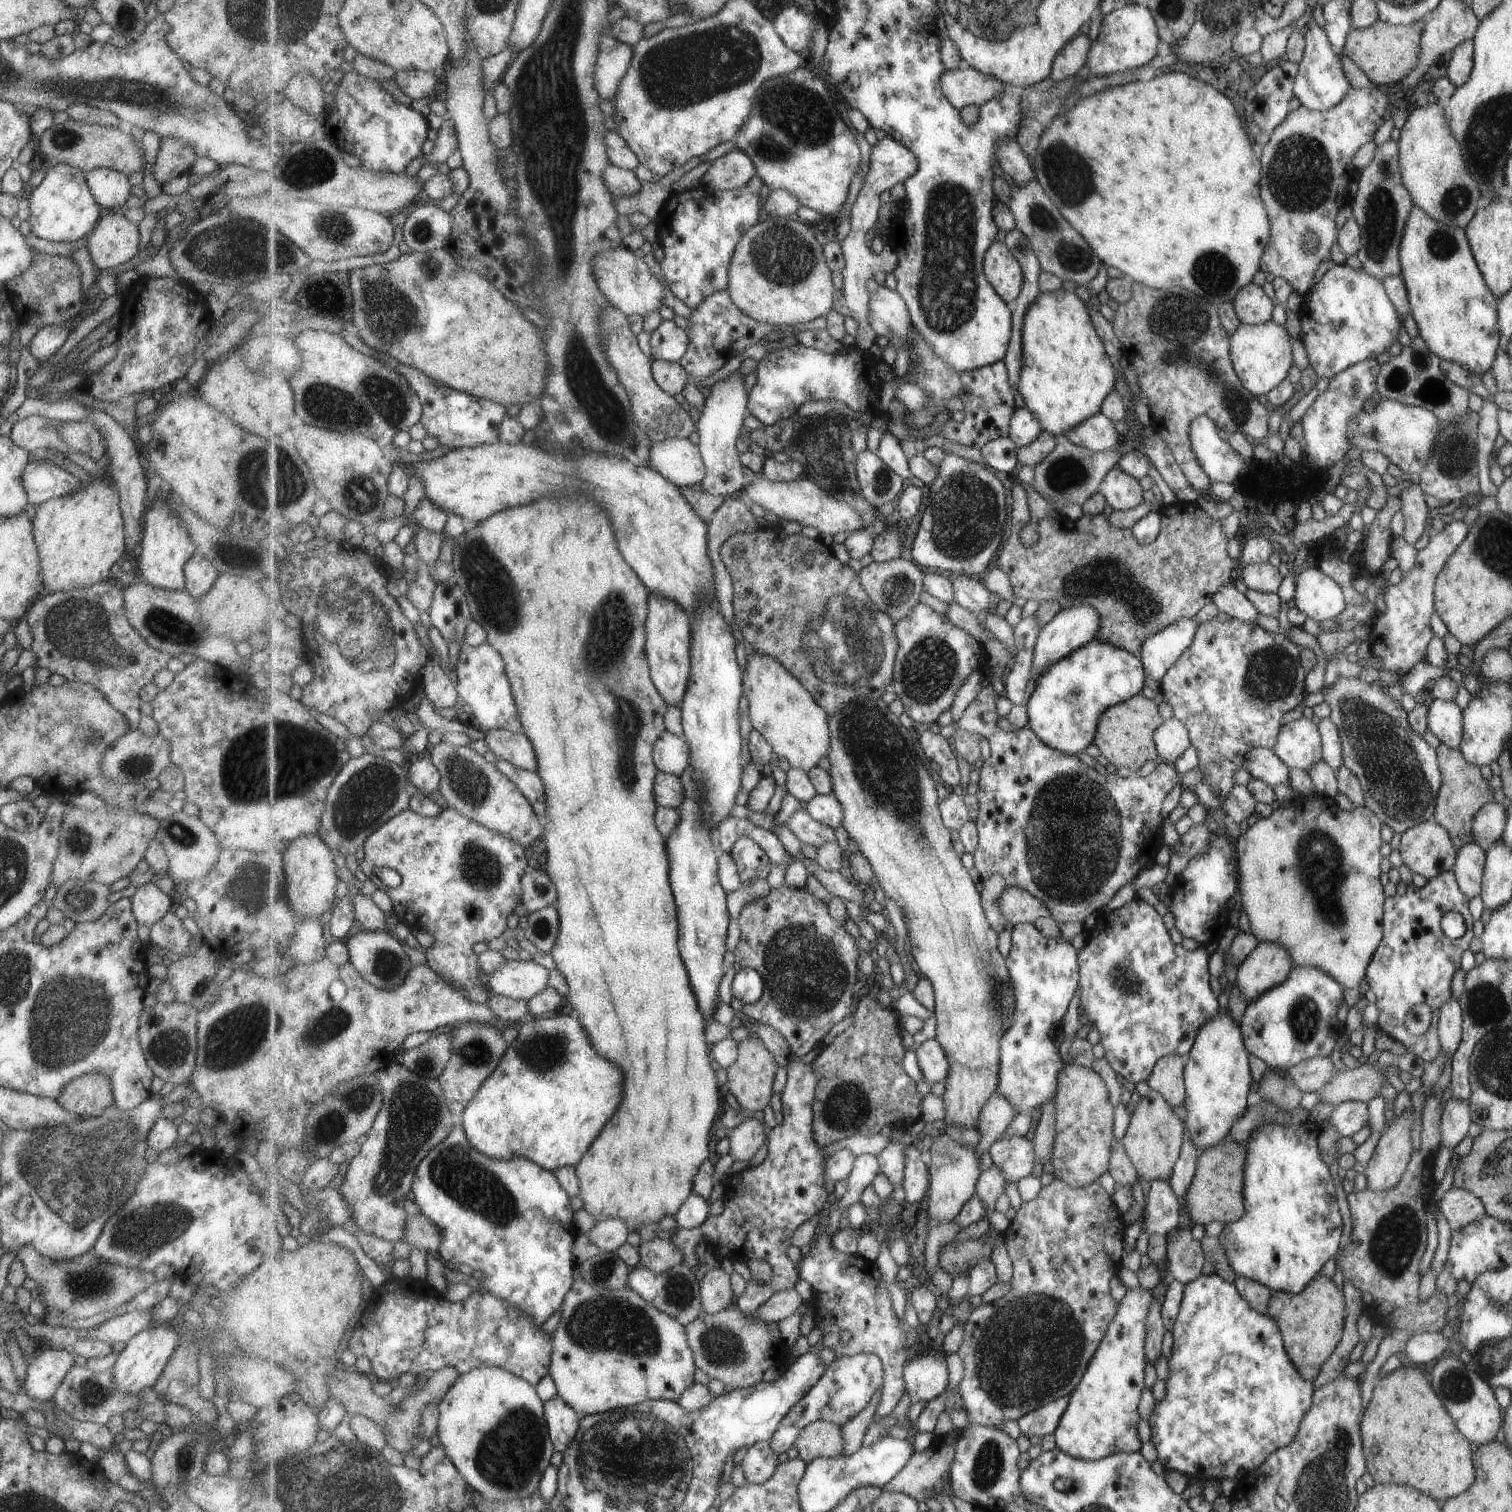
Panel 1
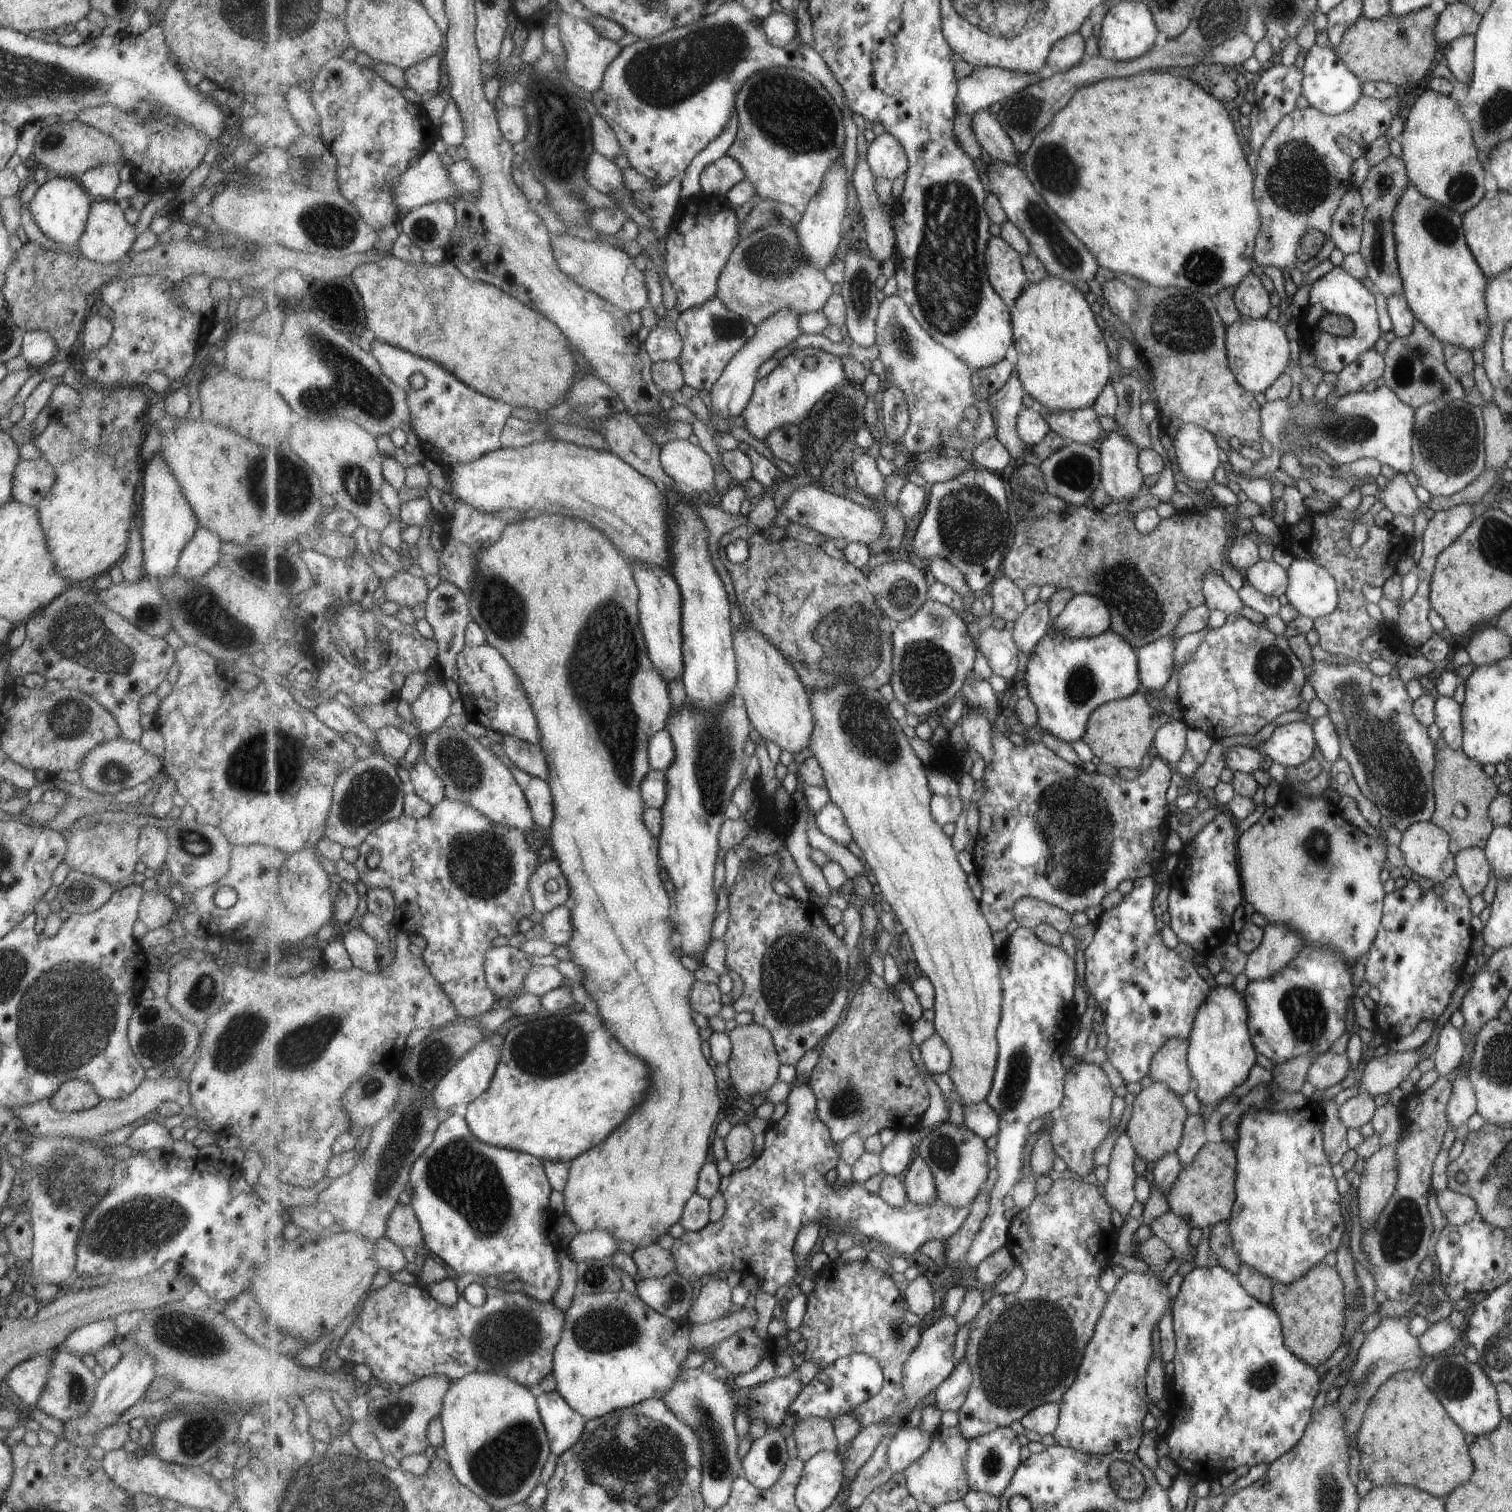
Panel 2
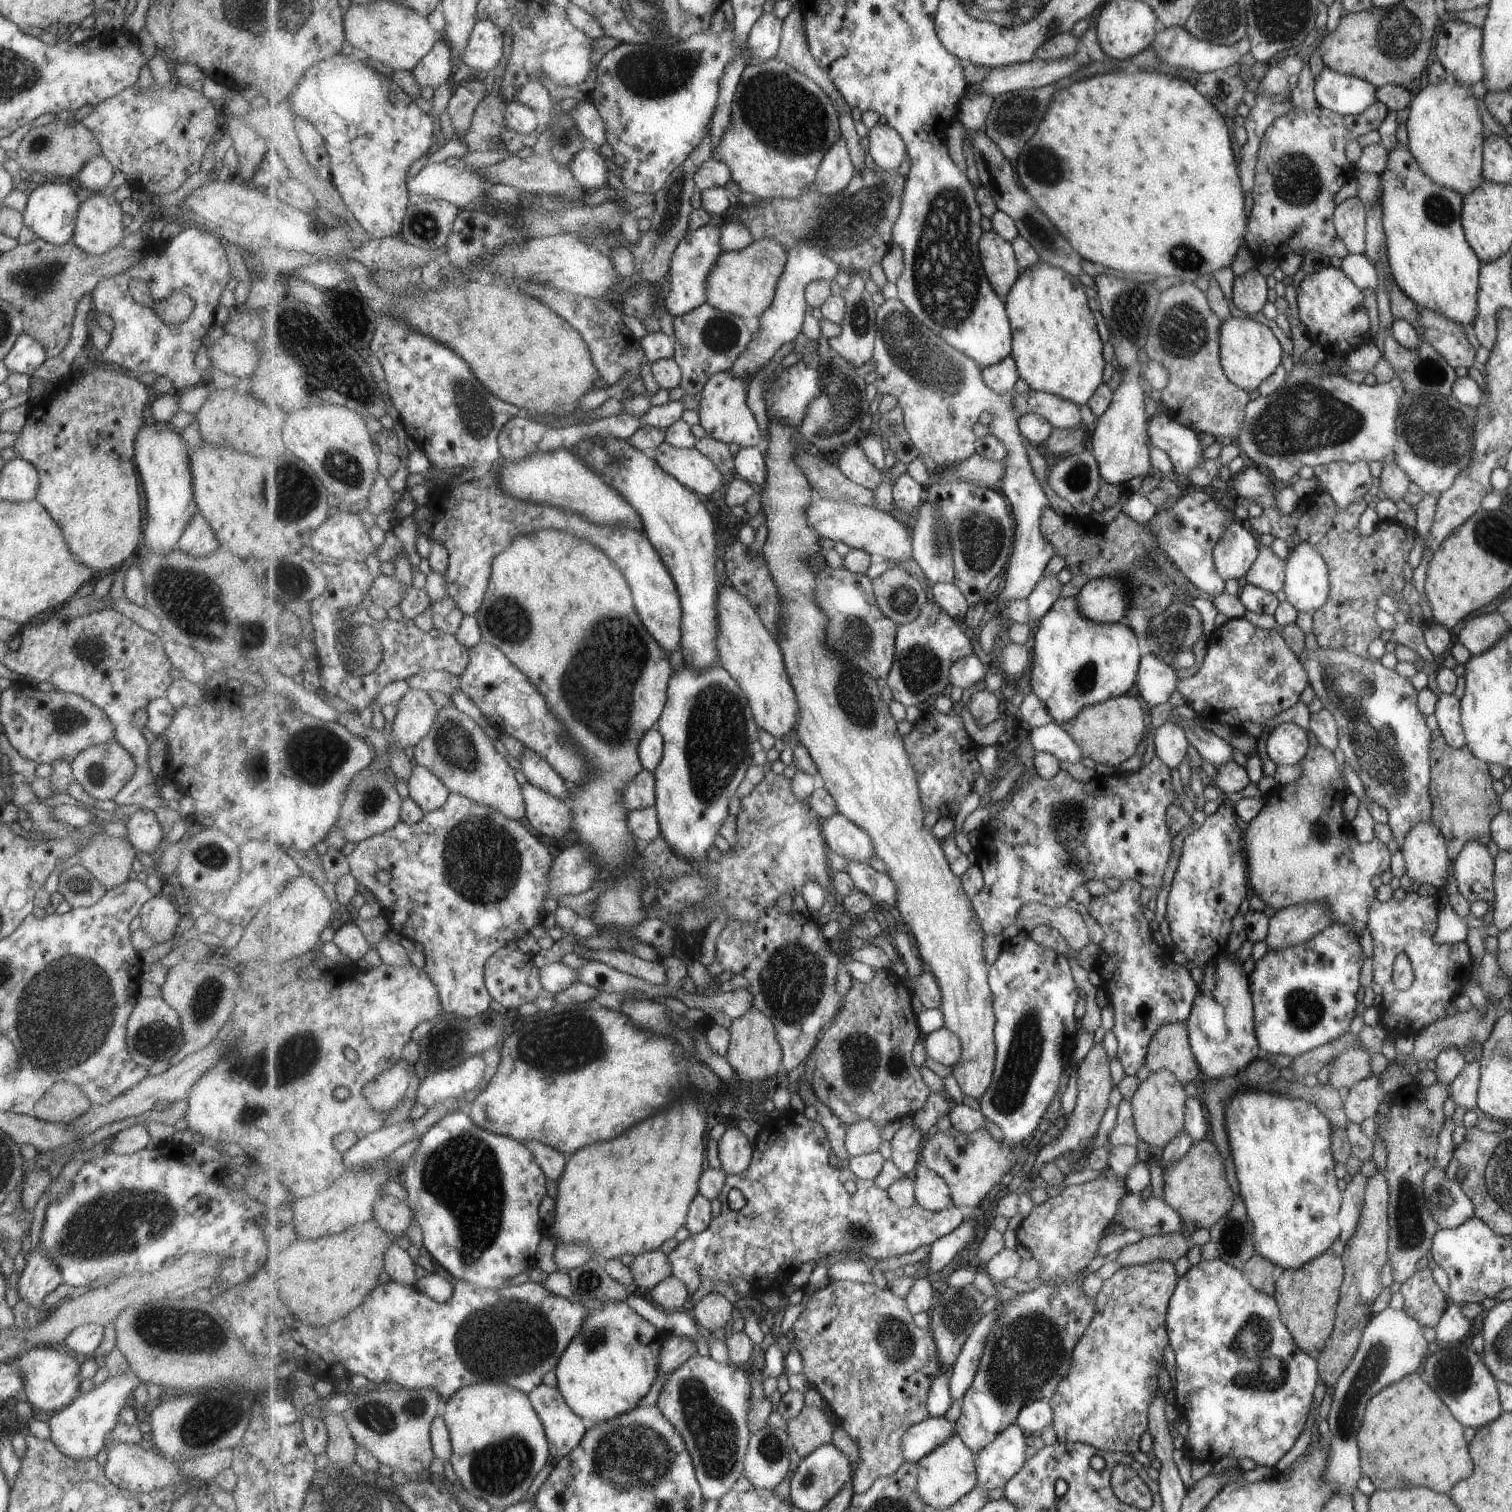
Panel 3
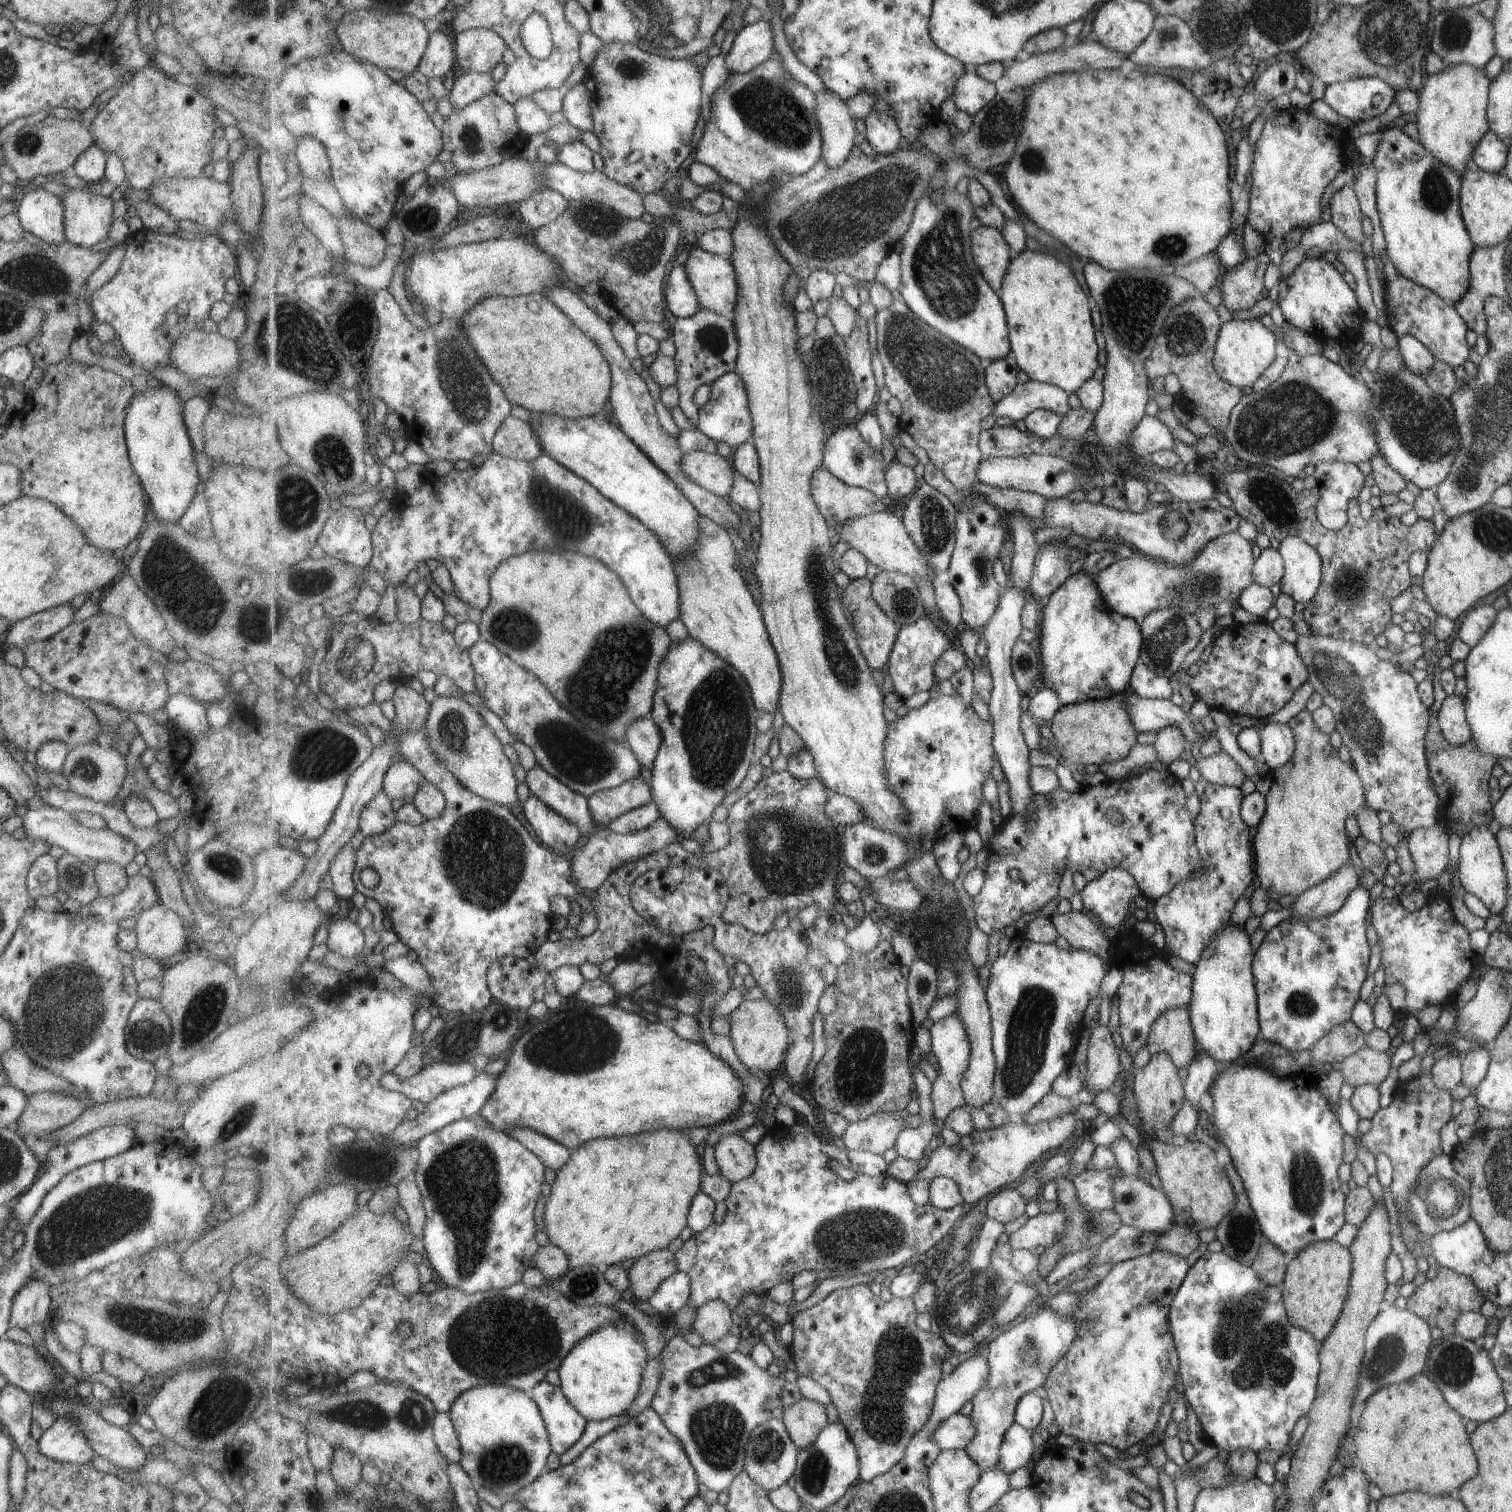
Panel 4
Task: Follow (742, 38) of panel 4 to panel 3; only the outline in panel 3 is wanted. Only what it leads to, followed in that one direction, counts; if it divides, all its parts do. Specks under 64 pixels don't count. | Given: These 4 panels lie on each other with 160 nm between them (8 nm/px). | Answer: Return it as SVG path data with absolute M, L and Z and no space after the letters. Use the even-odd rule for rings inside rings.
M762 13L761 16L756 20L751 29L748 41L746 46L750 49L750 54L752 58L756 61L753 64L764 63L766 60L775 59L778 56L780 49L780 42L782 41L784 31L784 19L779 20L777 16L774 16L773 13Z

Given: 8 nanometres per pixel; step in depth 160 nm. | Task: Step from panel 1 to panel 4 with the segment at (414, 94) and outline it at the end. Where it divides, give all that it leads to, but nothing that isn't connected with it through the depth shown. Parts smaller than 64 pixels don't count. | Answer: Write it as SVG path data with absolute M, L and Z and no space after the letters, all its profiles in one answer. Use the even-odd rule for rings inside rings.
M441 29L432 32L426 53L418 66L419 72L432 82L435 78L450 76L456 64L456 46L453 46L449 34L441 32Z

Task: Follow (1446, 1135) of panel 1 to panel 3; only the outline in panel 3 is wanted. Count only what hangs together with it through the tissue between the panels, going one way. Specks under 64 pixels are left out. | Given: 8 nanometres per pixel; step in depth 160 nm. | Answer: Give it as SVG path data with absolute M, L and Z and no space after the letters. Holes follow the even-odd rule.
M1468 1058L1459 1074L1448 1084L1451 1100L1465 1110L1475 1109L1476 1092L1480 1077L1478 1060Z

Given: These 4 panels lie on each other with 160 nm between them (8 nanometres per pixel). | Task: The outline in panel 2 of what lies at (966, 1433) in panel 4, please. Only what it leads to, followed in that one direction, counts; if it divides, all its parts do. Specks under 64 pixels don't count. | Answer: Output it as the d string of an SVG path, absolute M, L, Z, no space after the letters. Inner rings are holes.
M919 1426L914 1429L899 1428L888 1450L888 1463L894 1474L903 1472L921 1458L929 1450L934 1434L921 1430Z

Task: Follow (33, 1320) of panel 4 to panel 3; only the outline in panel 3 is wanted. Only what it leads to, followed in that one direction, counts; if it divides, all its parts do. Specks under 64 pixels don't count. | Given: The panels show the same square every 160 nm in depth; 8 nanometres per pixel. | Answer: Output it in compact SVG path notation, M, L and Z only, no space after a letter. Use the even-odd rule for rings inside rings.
M38 1242L21 1273L18 1274L16 1291L19 1298L39 1310L44 1304L44 1298L61 1283L58 1267L42 1253L42 1247Z

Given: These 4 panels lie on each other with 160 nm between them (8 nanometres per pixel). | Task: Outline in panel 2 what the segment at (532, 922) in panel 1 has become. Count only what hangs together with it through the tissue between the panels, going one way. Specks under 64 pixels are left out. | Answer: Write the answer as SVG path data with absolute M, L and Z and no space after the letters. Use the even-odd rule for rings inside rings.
M561 905L545 913L540 924L546 932L544 939L557 946L567 946L574 937L574 918L567 906Z

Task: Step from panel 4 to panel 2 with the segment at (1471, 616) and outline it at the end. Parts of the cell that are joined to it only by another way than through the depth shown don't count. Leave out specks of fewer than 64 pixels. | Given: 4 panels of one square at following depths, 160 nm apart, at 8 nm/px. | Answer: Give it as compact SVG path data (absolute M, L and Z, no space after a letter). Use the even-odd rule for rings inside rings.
M1488 625L1470 636L1466 652L1474 666L1491 664L1504 656L1511 654L1510 638L1497 627Z

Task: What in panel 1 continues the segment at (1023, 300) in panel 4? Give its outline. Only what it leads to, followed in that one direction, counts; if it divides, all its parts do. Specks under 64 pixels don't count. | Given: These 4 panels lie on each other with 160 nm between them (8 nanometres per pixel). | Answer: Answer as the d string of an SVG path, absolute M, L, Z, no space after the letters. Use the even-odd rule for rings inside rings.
M1063 287L1051 292L1041 291L1031 304L1025 317L1023 342L1024 363L1019 392L1025 399L1025 406L1037 415L1044 430L1064 438L1071 427L1099 413L1103 398L1113 388L1112 362L1107 360L1106 349L1096 334L1085 304Z

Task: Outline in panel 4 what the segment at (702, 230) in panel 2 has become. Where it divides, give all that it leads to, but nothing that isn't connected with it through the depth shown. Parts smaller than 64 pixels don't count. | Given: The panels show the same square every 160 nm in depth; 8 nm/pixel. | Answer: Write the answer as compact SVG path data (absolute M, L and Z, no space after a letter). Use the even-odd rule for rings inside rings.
M686 264L672 265L665 282L666 306L674 316L690 317L701 308L698 294L691 284Z

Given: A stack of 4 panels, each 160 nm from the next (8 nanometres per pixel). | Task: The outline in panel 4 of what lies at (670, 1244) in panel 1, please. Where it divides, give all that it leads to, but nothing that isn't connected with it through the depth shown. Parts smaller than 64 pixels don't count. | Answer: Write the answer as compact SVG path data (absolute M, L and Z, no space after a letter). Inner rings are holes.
M668 1249L651 1251L636 1259L630 1268L628 1296L636 1303L649 1302L663 1282L677 1272L679 1267L675 1253Z

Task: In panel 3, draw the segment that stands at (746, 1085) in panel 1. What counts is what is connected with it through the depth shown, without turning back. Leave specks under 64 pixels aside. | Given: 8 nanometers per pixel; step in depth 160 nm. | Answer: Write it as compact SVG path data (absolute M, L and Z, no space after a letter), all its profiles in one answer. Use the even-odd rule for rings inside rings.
M755 1008L736 1018L730 1026L730 1045L725 1056L727 1062L735 1070L739 1079L753 1083L759 1080L774 1080L780 1071L783 1060L783 1047L778 1039L775 1023L763 1011Z

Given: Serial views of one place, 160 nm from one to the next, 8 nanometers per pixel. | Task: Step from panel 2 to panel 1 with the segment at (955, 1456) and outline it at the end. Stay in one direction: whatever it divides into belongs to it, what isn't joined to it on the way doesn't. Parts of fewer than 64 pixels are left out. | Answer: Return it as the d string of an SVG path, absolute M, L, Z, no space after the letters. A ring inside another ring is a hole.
M938 1438L927 1449L916 1452L909 1464L883 1490L905 1493L917 1502L937 1492L948 1492L950 1468L956 1455L954 1446L955 1442L948 1444L943 1438Z

